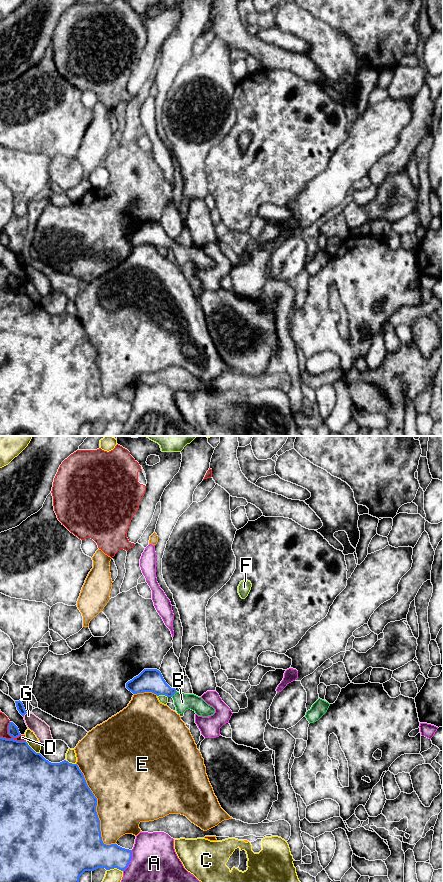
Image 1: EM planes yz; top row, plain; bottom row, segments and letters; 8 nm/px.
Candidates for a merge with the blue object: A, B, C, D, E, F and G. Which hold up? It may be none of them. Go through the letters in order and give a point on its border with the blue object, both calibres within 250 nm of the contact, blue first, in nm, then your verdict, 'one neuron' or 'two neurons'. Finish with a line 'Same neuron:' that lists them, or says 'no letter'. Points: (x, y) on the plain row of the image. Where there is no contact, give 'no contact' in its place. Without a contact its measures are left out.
A: yz (130, 412) | 200/480 nm | two neurons
B: yz (173, 246) | 190/140 nm | one neuron
C: yz (31, 300) | 440/90 nm | two neurons
D: yz (13, 289) | 340/80 nm | two neurons
E: yz (95, 361) | 500/440 nm | two neurons
F: yz (162, 246) | 190/70 nm | two neurons
G: yz (25, 265) | 60/130 nm | two neurons
Same neuron: B

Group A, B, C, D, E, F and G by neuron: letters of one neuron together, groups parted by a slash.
A / B / C / D / E / F / G

